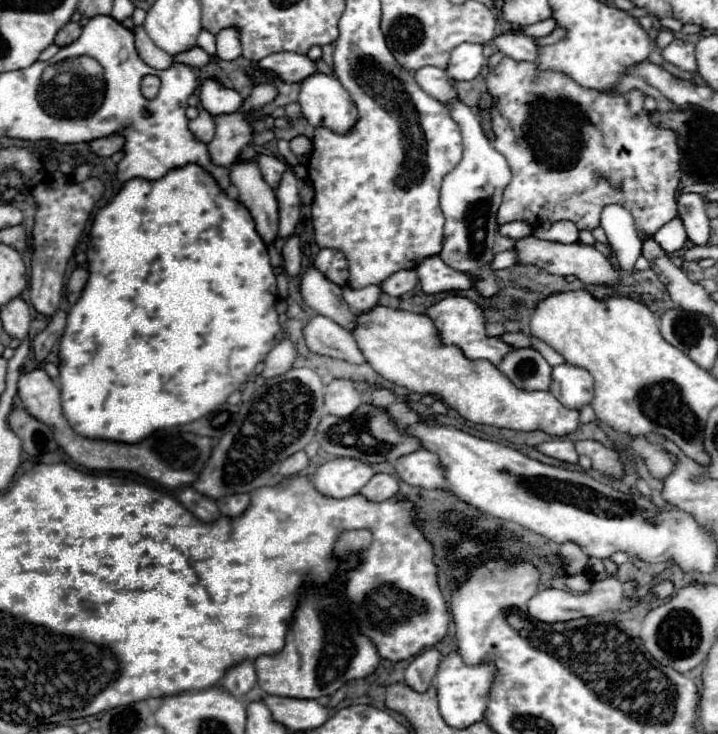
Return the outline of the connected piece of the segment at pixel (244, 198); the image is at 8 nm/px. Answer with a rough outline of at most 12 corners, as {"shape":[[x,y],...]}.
{"shape":[[234,163],[230,179],[262,241],[278,237],[274,189],[258,165]]}

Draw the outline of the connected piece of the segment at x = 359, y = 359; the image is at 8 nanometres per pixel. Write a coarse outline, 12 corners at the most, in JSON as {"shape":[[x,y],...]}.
{"shape":[[322,315],[304,333],[314,353],[366,363],[346,327]]}

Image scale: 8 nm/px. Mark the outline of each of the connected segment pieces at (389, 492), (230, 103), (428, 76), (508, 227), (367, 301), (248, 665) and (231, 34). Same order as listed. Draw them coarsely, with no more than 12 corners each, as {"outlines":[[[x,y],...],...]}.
{"outlines":[[[374,475],[362,495],[370,501],[386,501],[400,489],[398,477]],[[206,79],[200,101],[210,115],[232,113],[242,97],[218,79]],[[420,67],[416,83],[440,103],[456,97],[450,77],[438,67]],[[522,221],[500,225],[500,235],[520,239],[532,233]],[[343,287],[344,301],[355,313],[376,305],[382,289]],[[242,661],[220,681],[234,697],[244,697],[254,685],[254,661]],[[240,29],[216,35],[216,57],[232,61],[242,55]]]}

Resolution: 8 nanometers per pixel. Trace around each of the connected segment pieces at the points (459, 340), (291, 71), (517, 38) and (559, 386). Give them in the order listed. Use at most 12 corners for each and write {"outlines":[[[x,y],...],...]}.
{"outlines":[[[462,295],[426,309],[442,345],[498,365],[516,347],[486,333],[486,309]],[[274,53],[258,63],[286,83],[300,83],[316,71],[302,53]],[[518,33],[498,35],[494,45],[516,61],[536,61],[536,41]],[[576,365],[552,369],[550,391],[562,405],[592,401],[592,375]]]}

